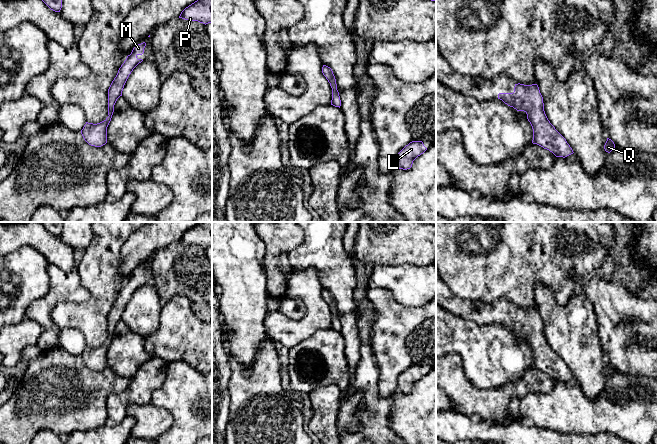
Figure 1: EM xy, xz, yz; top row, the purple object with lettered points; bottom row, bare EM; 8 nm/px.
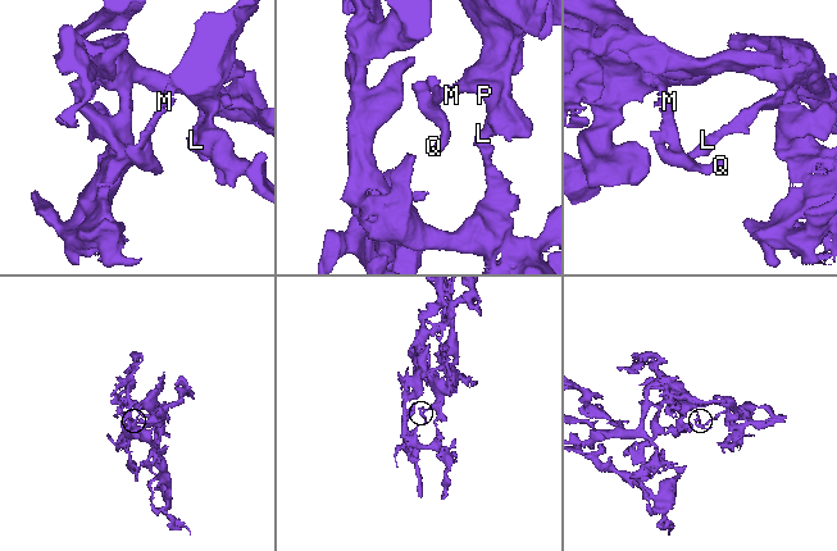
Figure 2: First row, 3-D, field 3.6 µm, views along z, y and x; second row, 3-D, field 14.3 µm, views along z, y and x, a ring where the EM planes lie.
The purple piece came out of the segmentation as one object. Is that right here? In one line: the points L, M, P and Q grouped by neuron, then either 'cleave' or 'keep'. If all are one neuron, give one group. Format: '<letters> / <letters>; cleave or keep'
L M P Q; keep

